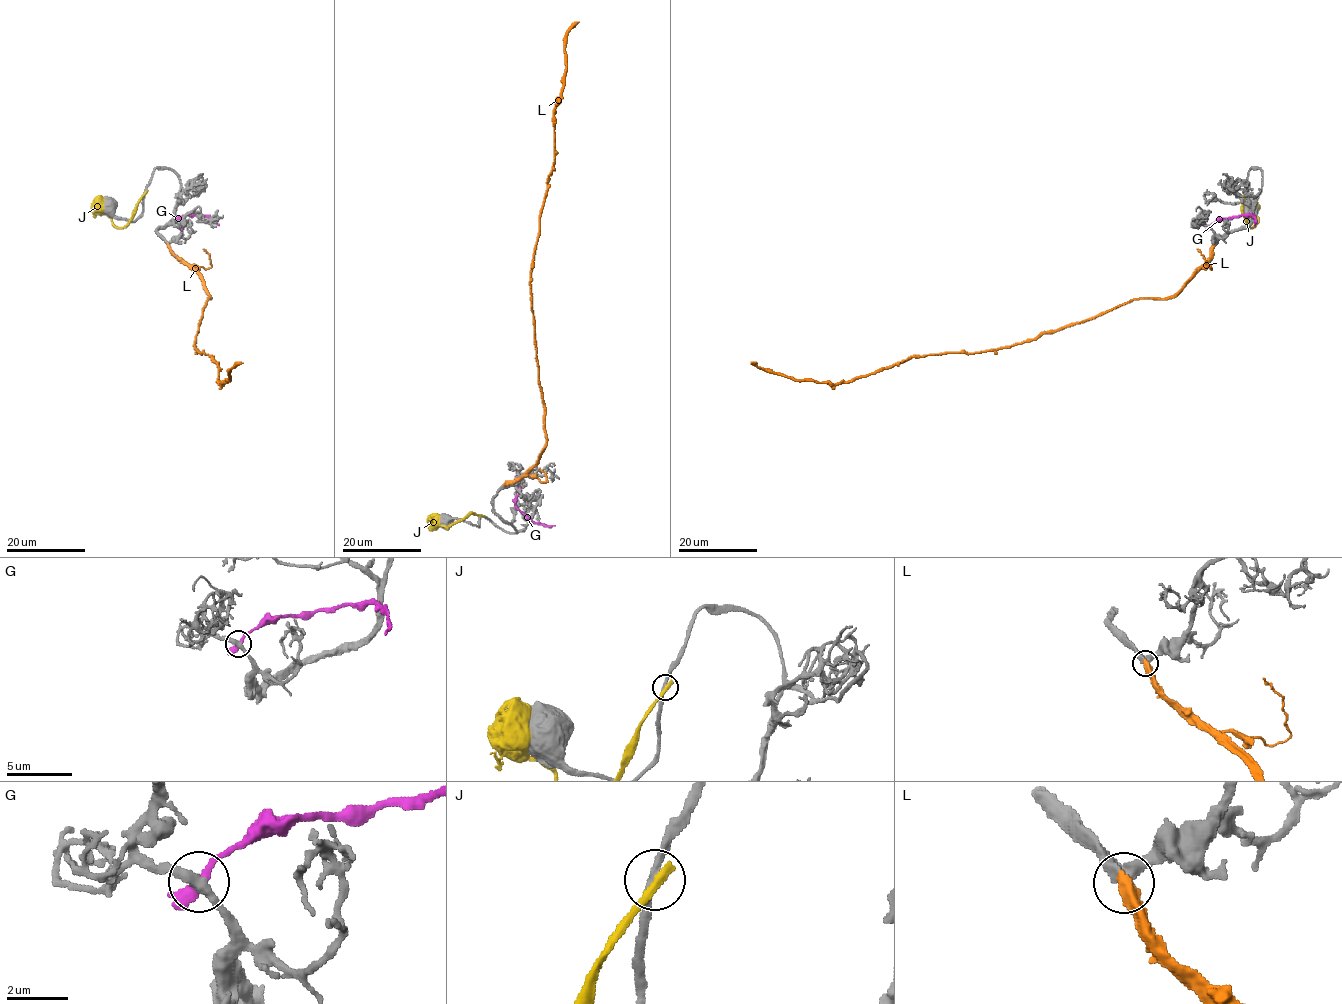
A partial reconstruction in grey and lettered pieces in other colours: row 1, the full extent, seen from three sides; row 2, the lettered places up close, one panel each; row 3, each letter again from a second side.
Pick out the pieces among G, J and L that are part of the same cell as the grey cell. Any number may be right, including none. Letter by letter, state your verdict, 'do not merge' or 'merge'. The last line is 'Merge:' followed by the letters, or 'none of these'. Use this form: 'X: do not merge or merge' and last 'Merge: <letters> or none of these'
G: do not merge
J: do not merge
L: merge
Merge: L

